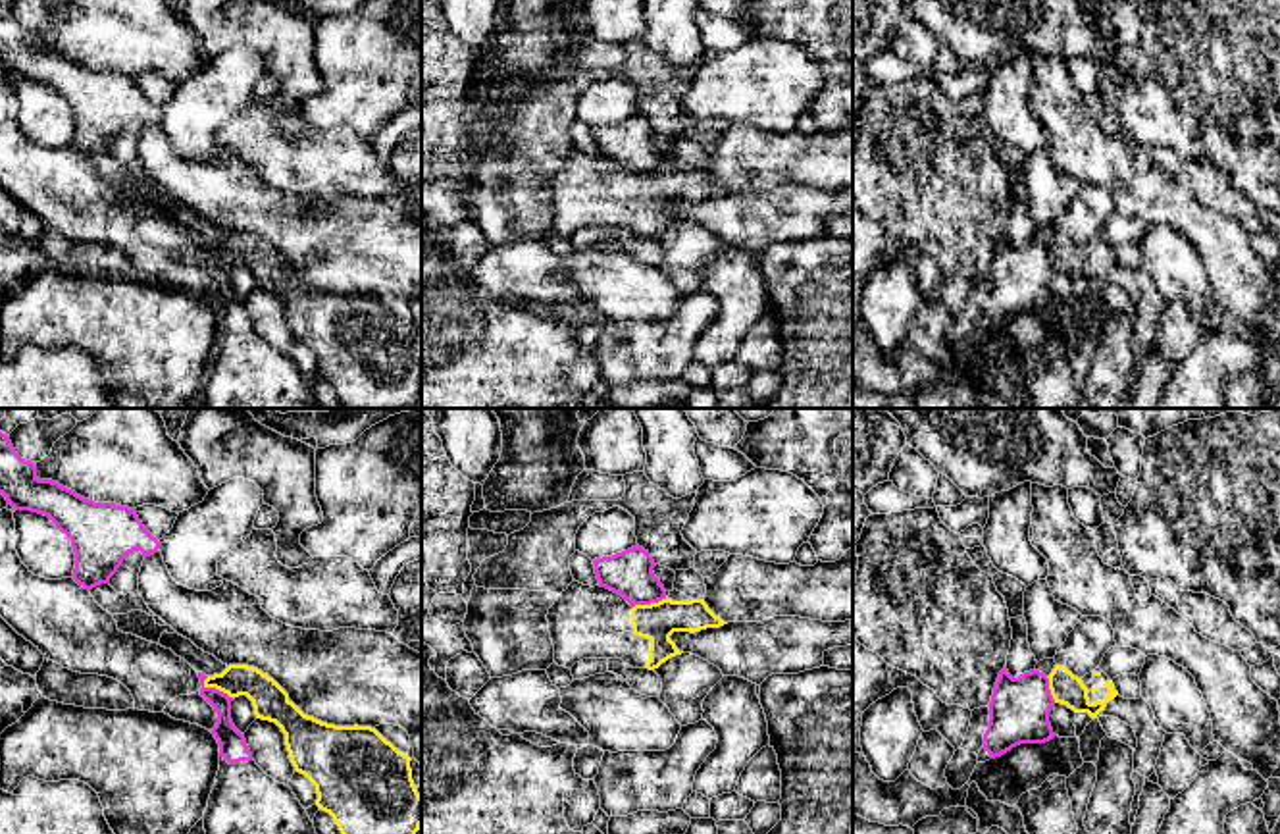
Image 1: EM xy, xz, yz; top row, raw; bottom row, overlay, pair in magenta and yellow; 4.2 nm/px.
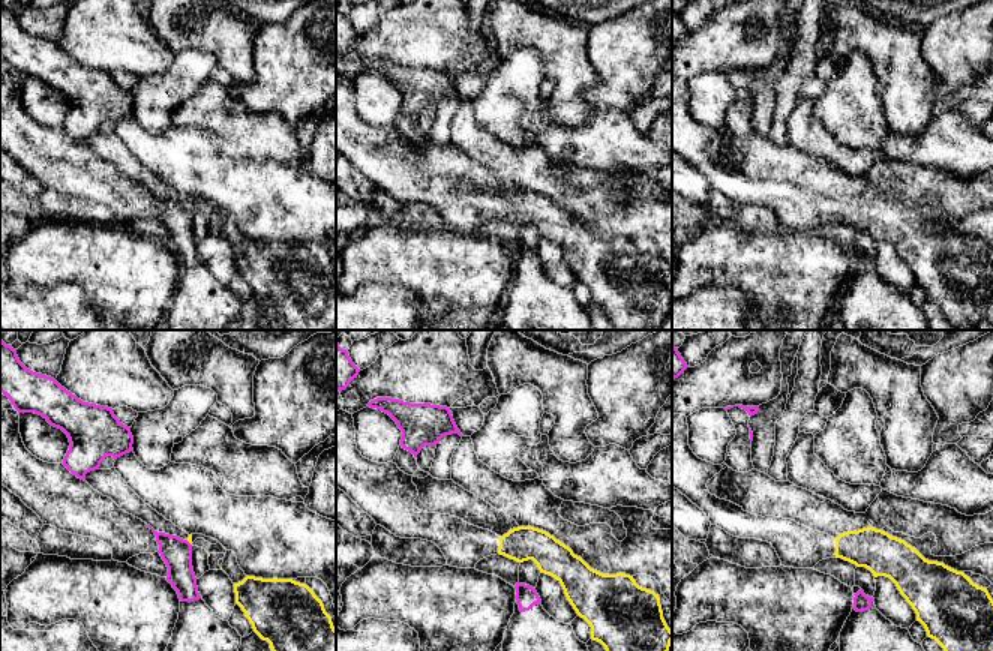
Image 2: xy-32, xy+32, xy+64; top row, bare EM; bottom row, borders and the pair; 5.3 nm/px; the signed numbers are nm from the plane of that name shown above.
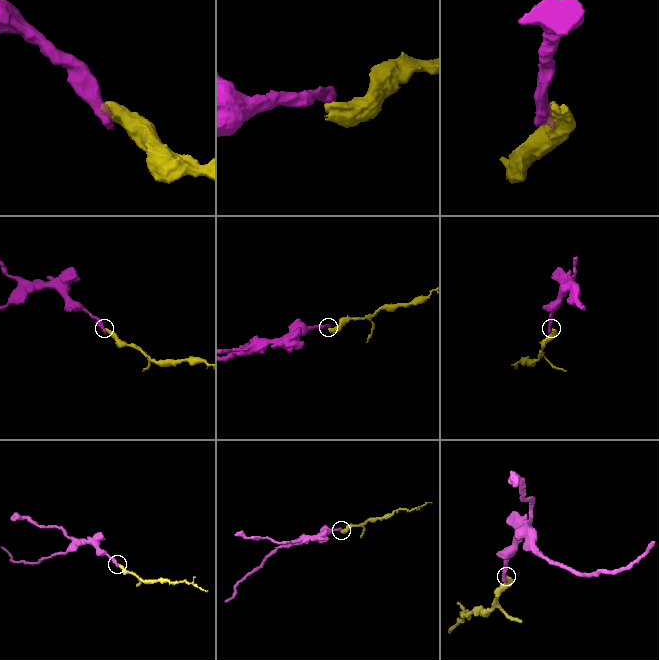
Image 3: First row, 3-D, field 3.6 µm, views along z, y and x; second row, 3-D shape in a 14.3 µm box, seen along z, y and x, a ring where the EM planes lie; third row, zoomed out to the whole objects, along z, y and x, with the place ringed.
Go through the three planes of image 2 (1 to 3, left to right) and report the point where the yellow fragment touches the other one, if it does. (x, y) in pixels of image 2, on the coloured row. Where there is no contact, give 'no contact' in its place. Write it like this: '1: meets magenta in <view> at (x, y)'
1: meets magenta in xy-32 at (189, 543)
2: no contact
3: no contact

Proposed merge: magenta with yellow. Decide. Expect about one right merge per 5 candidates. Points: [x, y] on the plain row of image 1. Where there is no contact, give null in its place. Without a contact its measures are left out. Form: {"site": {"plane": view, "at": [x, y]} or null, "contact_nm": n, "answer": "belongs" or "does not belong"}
{"site": {"plane": "xy", "at": [218, 259]}, "contact_nm": 150, "answer": "does not belong"}

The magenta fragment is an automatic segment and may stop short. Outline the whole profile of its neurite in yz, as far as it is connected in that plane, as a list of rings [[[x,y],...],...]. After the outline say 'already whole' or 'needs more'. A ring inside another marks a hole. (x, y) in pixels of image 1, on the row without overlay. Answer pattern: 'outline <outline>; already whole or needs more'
outline [[[1005,235],[989,270],[984,318],[995,327],[1020,312],[1053,308],[1055,302],[1049,291],[1053,274],[1049,247],[1043,241],[1030,239],[1012,247]]]; already whole

